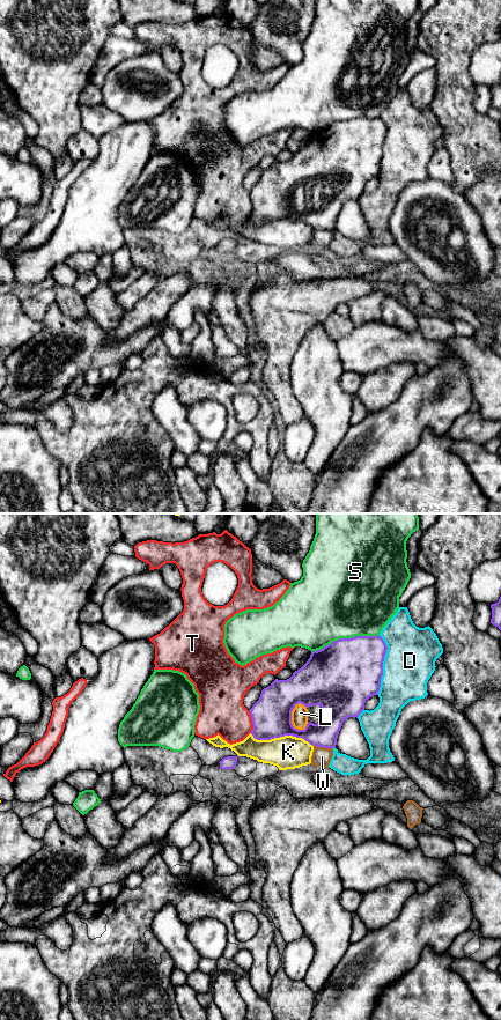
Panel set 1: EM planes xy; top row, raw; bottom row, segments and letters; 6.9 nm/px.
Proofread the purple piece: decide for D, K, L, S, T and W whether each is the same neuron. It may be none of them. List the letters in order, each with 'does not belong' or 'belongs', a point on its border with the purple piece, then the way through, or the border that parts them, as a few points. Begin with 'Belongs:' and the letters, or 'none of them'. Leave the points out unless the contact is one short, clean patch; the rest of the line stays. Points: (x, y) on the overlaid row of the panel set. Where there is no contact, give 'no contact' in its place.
Belongs: L
D: does not belong | xy (382, 665)
K: does not belong | xy (281, 736)
L: belongs | xy (290, 718) | across xy (271, 715), (290, 718), (296, 712), (300, 712)
S: does not belong | xy (345, 638)
T: does not belong | xy (252, 722)
W: does not belong | xy (323, 746)

